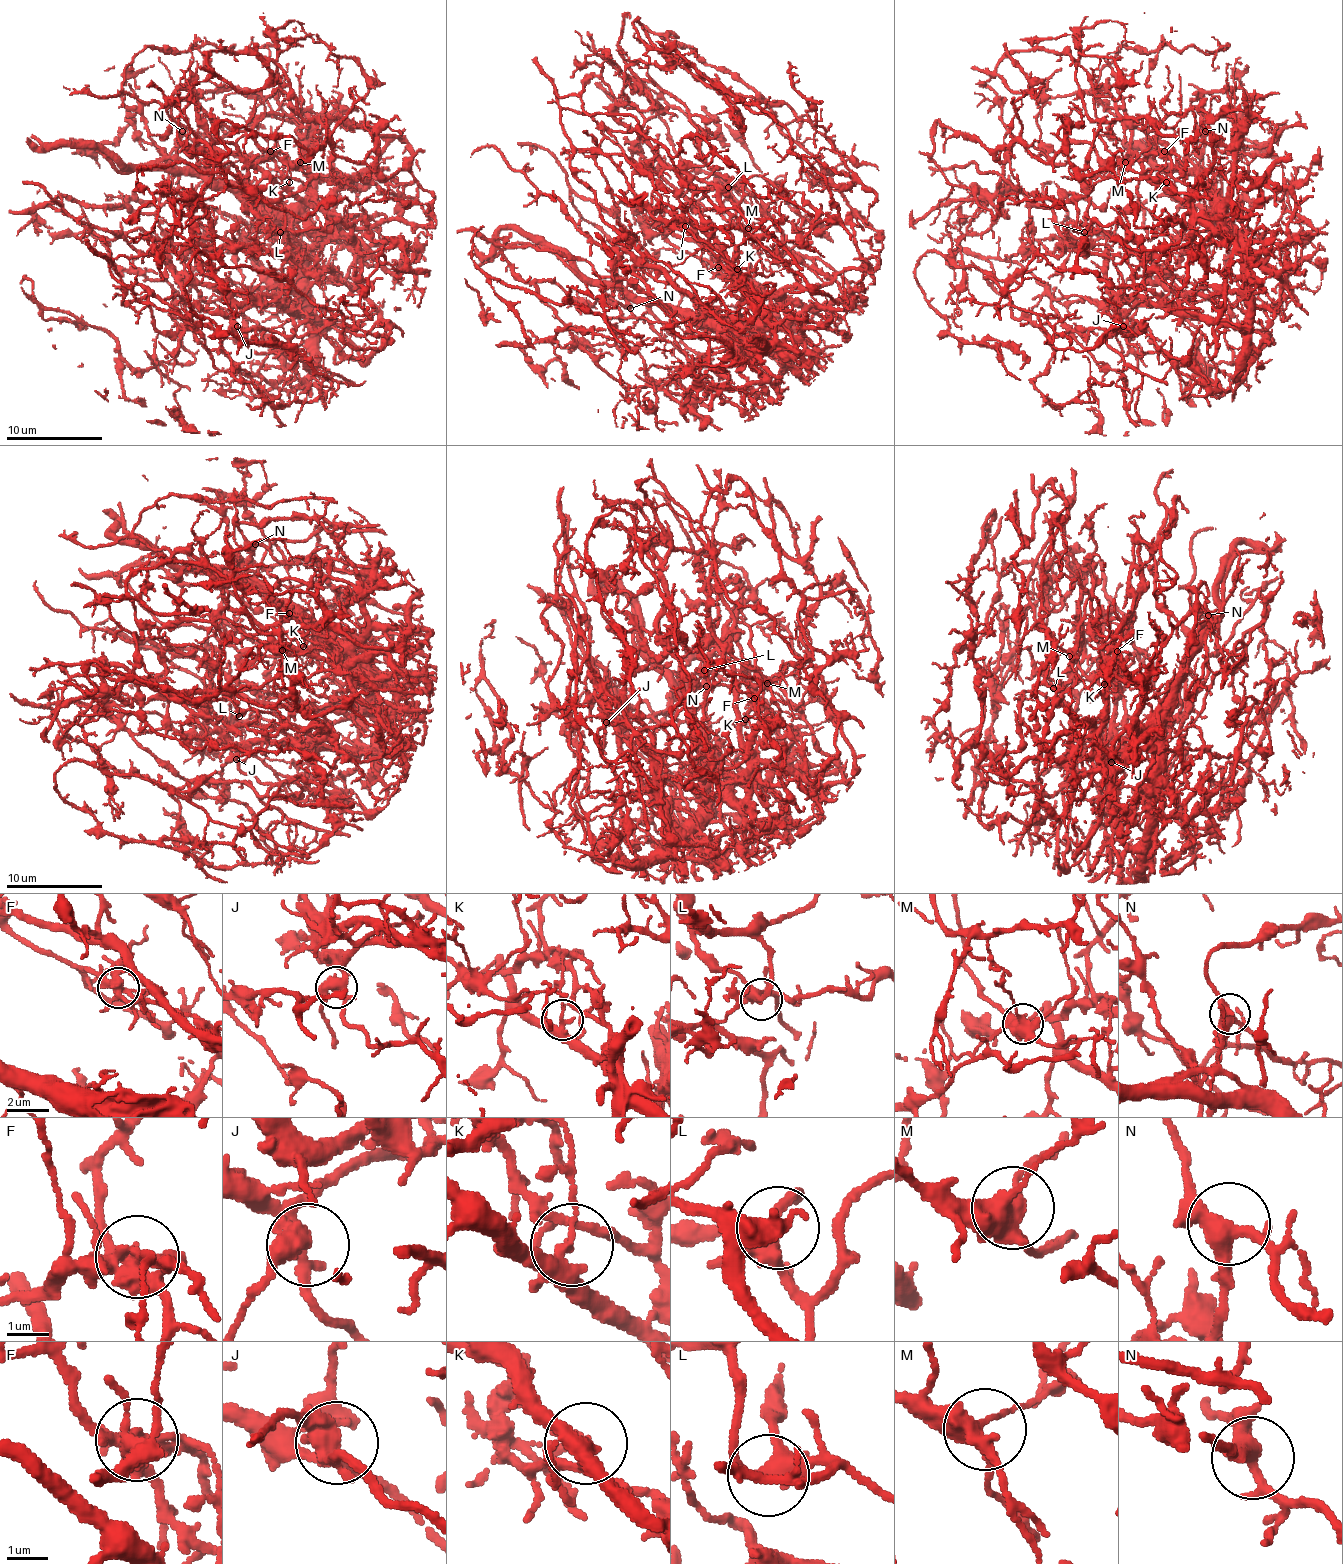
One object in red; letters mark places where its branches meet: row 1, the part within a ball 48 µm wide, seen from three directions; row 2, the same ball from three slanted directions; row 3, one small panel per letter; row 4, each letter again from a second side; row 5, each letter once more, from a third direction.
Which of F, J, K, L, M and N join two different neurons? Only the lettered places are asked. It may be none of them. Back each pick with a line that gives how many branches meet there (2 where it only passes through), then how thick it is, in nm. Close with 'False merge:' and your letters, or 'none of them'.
F: 7 | 380 nm
K: 4 | 280 nm
False merge: F, K

